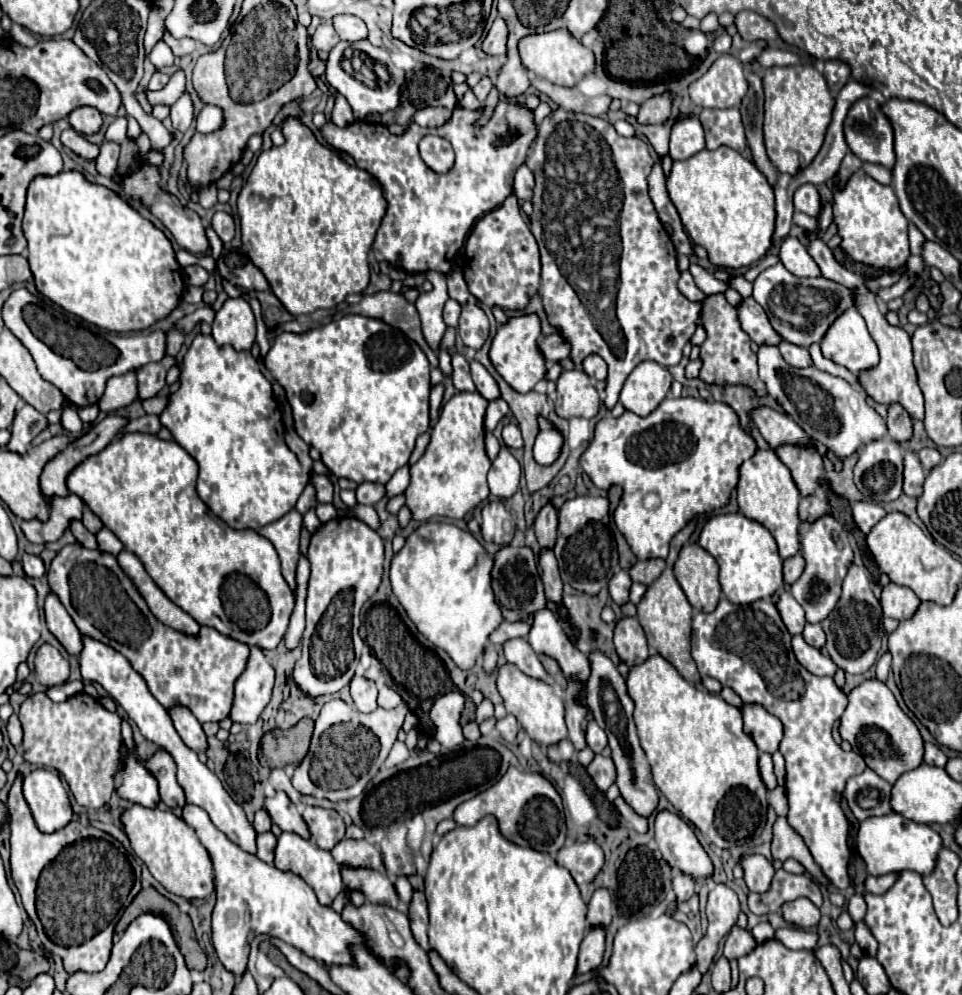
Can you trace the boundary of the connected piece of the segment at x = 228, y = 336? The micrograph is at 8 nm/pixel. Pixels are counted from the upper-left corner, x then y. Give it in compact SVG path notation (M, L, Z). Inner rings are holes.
M229 298L215 314L213 340L217 346L231 344L235 350L251 350L256 340L256 321L243 298Z

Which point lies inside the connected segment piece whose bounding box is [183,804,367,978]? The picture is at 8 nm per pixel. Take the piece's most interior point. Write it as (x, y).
(253, 898)

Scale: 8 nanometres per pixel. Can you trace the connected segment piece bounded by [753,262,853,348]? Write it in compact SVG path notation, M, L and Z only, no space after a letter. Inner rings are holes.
M779 262L767 270L763 270L753 282L753 298L767 312L773 328L789 342L797 346L811 346L813 342L821 342L823 334L831 326L831 322L845 312L851 304L851 292L841 284L835 284L823 276L819 278L797 278ZM785 322L795 328L785 328Z

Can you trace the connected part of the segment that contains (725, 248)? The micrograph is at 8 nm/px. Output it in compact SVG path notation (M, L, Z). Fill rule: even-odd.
M733 148L701 150L687 160L675 160L667 176L667 192L675 204L683 228L687 230L693 244L703 246L709 252L709 260L717 268L741 270L755 264L771 248L771 236L775 230L775 196L765 176L755 168L753 162L745 160Z

